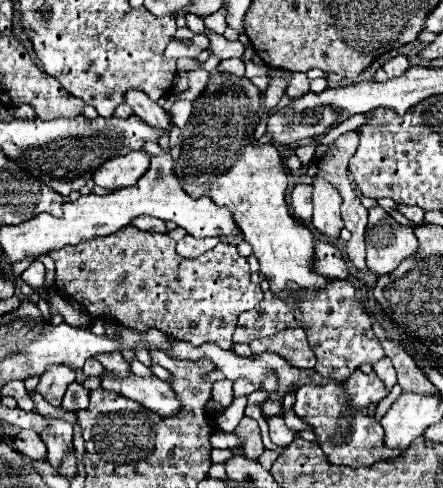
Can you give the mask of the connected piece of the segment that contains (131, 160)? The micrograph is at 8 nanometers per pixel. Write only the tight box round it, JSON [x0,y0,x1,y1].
[94,151,150,191]

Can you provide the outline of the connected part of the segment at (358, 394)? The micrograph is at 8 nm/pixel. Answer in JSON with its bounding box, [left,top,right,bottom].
[294,369,400,467]

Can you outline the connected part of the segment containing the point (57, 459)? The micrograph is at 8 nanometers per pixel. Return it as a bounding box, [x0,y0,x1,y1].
[40,419,72,469]

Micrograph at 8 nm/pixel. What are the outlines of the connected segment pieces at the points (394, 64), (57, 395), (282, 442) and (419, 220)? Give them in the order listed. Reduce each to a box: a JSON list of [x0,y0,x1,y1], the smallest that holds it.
[[376,55,410,81],[36,365,76,407],[264,415,294,447],[398,205,424,225]]

